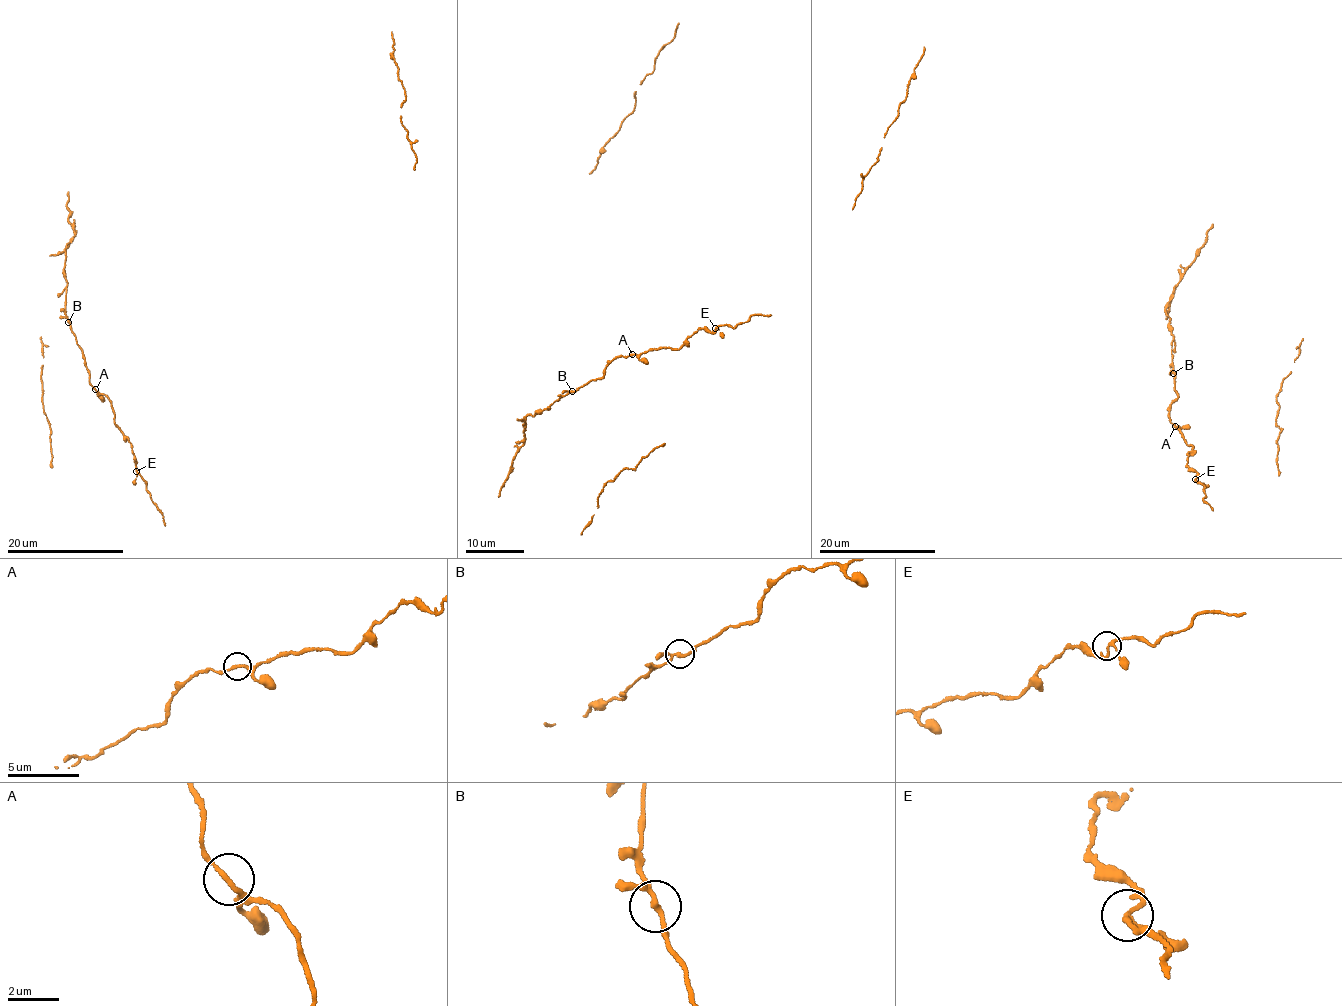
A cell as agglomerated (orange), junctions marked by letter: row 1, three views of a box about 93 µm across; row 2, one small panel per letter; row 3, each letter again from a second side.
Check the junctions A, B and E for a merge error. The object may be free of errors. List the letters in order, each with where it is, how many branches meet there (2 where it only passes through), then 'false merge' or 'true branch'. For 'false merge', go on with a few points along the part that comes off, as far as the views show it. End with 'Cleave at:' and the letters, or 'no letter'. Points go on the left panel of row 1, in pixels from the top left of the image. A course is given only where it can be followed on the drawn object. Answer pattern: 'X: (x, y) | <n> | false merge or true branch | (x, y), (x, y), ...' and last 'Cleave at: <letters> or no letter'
A: (95, 389) | 3 | true branch
B: (68, 322) | 3 | false merge | (68, 322), (65, 314), (65, 249), (75, 231), (68, 219), (68, 191)
E: (136, 471) | 3 | true branch
Cleave at: B

